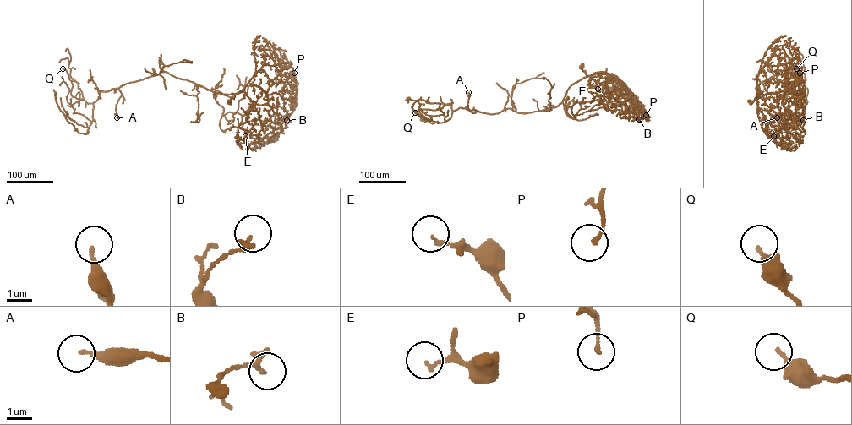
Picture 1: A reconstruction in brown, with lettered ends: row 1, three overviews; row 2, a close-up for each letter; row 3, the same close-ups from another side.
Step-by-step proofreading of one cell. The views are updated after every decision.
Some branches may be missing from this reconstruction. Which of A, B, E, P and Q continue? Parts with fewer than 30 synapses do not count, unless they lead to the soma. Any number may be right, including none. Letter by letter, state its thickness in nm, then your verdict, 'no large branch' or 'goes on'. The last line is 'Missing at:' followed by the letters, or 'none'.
A: 180 nm | no large branch
B: 100 nm | no large branch
E: 140 nm | no large branch
P: 140 nm | no large branch
Q: 200 nm | no large branch
Missing at: none

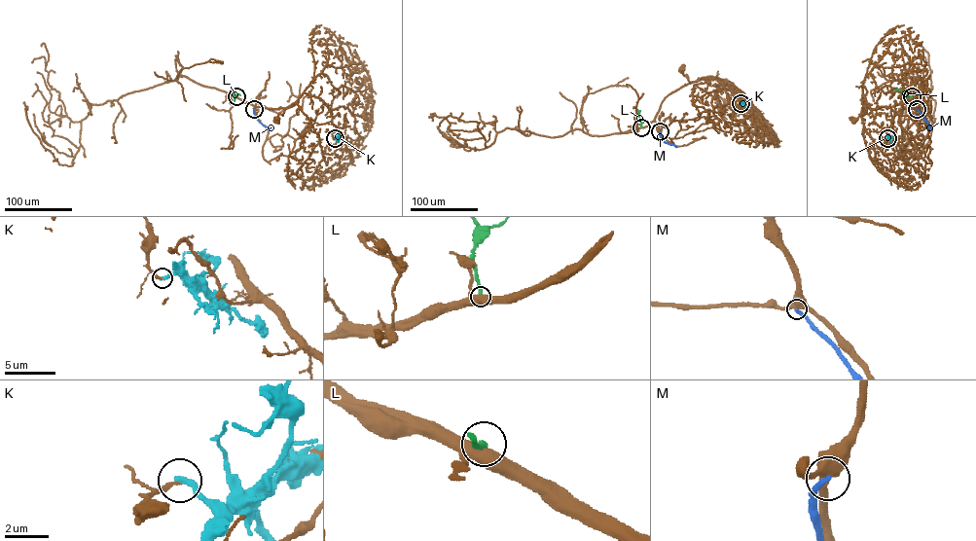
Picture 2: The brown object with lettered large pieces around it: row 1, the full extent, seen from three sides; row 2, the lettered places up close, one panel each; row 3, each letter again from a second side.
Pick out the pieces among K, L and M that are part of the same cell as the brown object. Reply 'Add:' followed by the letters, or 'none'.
Add: none

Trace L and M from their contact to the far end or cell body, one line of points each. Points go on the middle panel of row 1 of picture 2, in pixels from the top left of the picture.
L: (641, 126), (637, 110)
M: (660, 132), (661, 139), (676, 147)

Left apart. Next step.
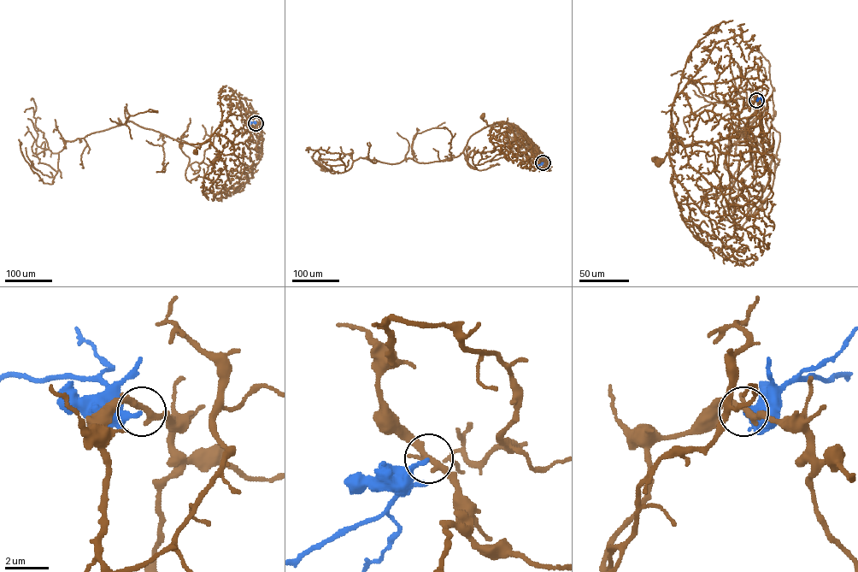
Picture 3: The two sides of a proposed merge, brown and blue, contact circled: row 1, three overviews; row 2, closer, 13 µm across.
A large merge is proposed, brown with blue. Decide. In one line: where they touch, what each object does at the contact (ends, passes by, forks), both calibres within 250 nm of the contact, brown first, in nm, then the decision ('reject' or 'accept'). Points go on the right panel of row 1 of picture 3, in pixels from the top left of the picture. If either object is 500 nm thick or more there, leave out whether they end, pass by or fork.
place (756, 100); brown passes by; blue ends; calibres 320 and 220 nm; reject

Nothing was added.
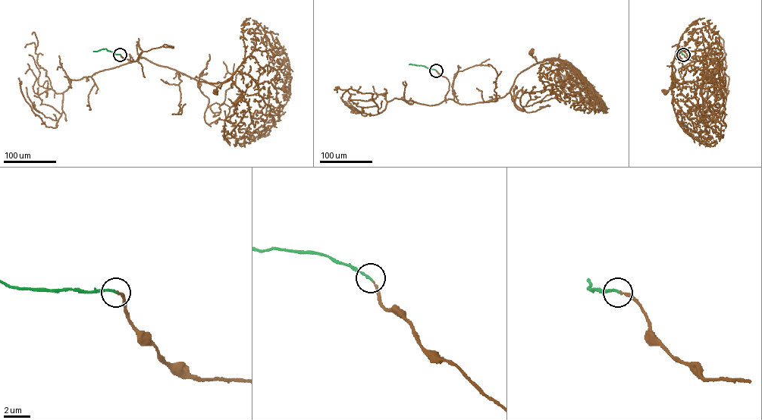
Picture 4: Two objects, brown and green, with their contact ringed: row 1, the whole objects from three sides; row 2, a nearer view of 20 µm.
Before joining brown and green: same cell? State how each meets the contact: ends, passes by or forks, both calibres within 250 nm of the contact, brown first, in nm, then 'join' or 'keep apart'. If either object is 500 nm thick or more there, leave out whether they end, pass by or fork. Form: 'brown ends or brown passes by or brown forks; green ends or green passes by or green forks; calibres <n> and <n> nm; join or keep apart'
brown ends; green ends; calibres 160 and 170 nm; join

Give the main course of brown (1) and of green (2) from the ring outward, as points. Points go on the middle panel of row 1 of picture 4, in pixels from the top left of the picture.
1: (436, 70), (449, 83), (446, 102), (484, 102), (505, 96), (518, 74), (541, 61), (531, 52)
2: (436, 70), (409, 64)

